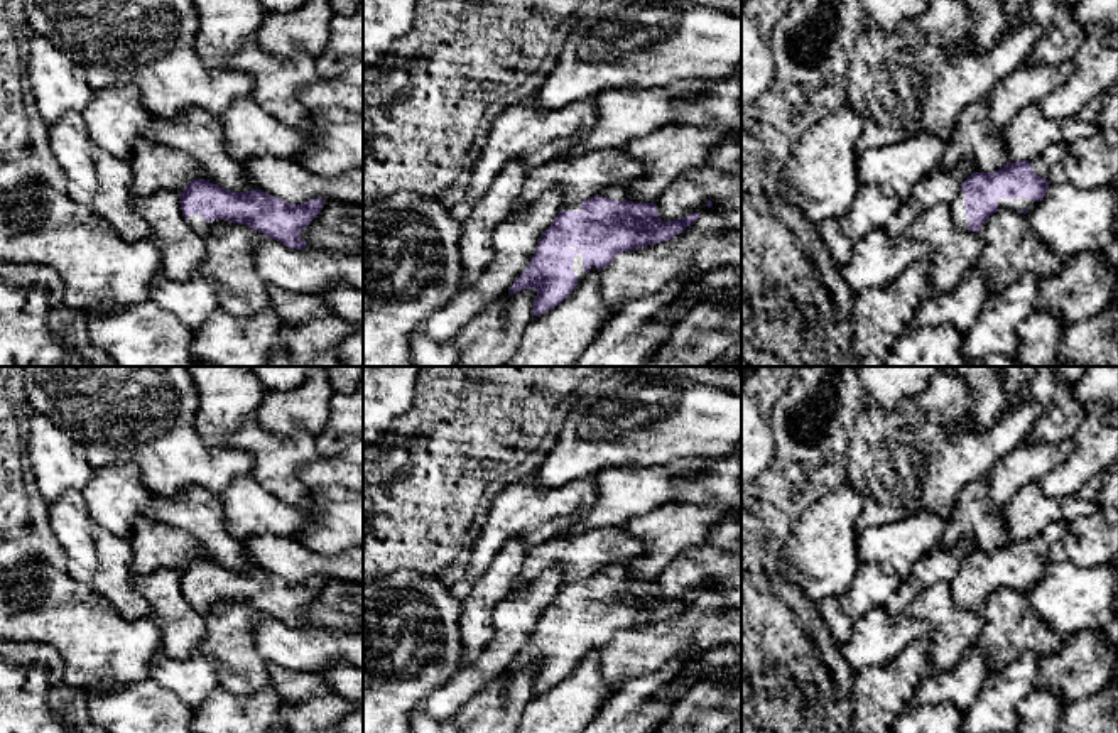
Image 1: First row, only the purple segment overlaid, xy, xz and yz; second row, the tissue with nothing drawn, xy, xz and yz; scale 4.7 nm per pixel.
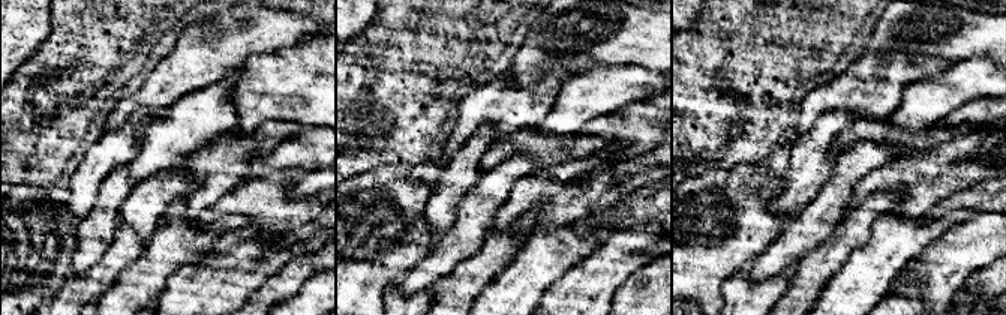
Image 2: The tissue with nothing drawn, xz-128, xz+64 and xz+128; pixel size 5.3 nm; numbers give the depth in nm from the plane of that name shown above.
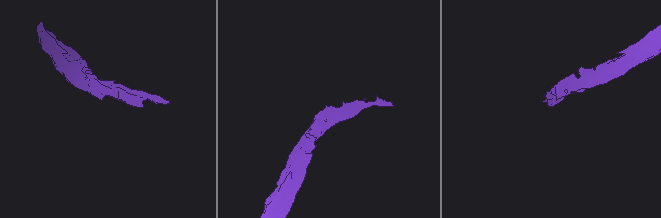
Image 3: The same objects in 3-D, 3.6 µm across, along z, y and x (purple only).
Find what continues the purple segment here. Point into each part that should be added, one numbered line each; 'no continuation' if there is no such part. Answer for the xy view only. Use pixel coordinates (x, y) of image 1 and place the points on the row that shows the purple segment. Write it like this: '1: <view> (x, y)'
1: xy (205, 228)

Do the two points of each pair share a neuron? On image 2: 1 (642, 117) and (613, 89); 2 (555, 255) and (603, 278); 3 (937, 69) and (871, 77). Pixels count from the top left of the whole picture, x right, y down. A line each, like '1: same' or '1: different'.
1: different
2: different
3: same

